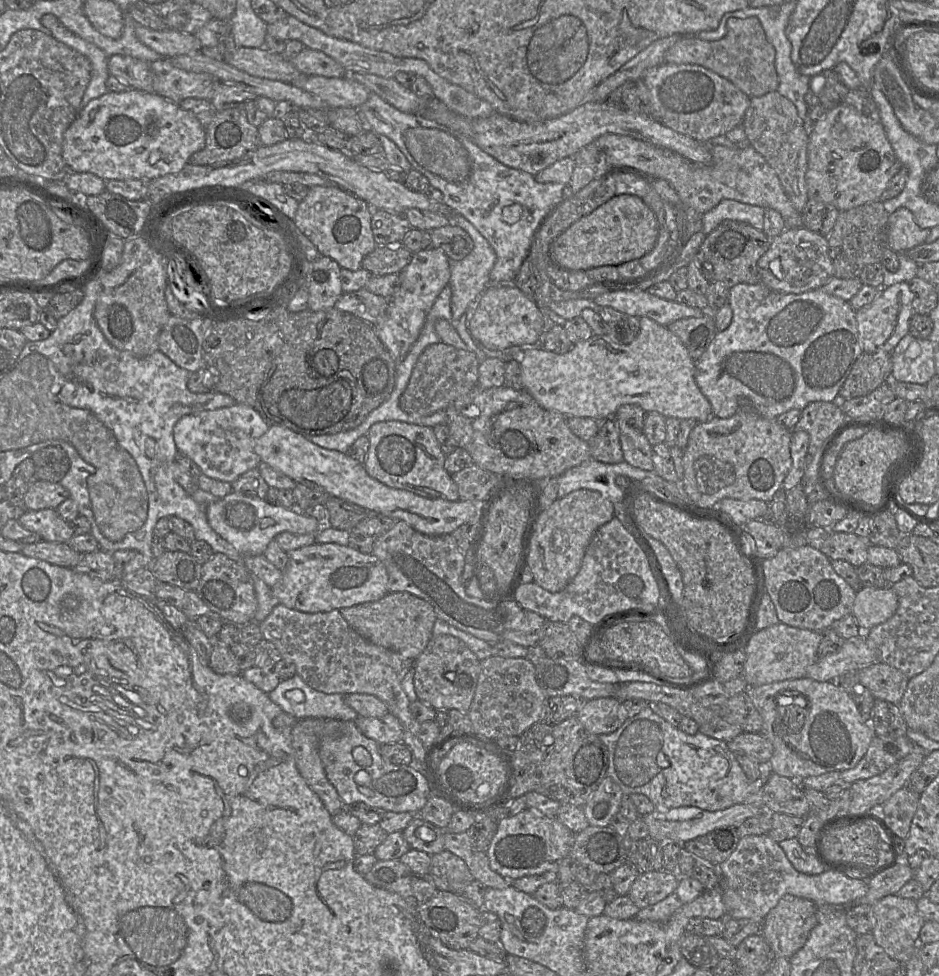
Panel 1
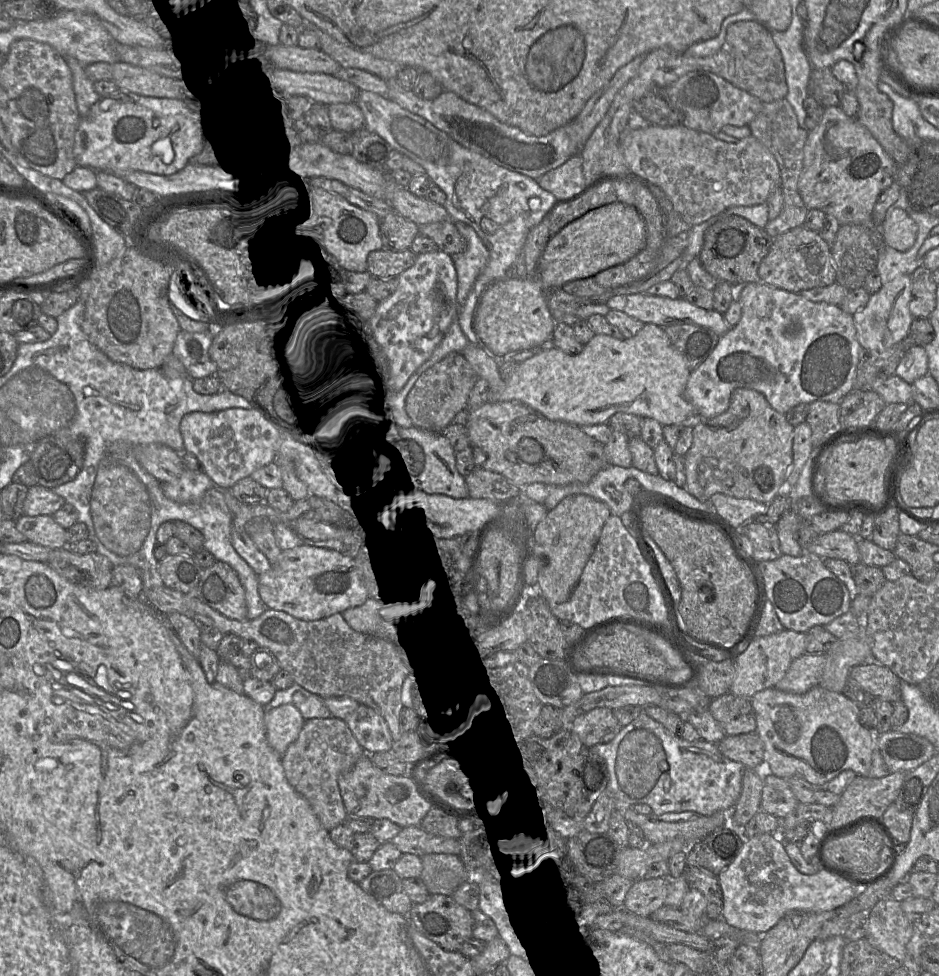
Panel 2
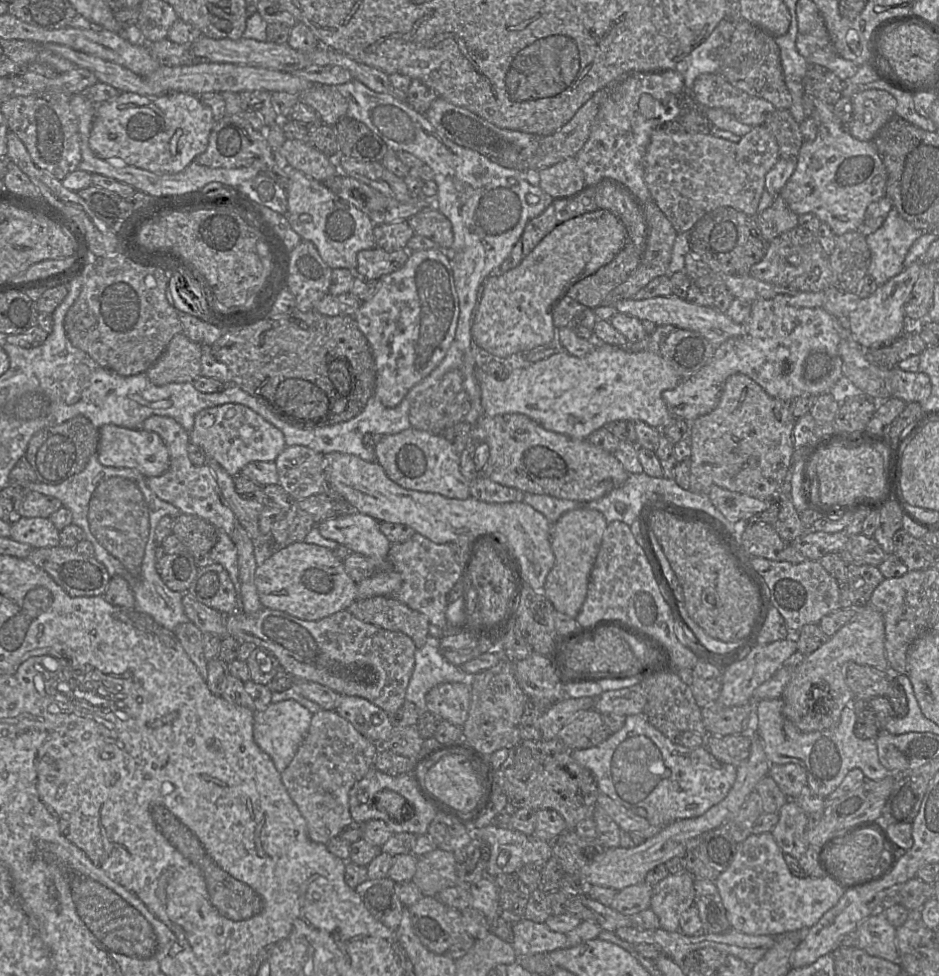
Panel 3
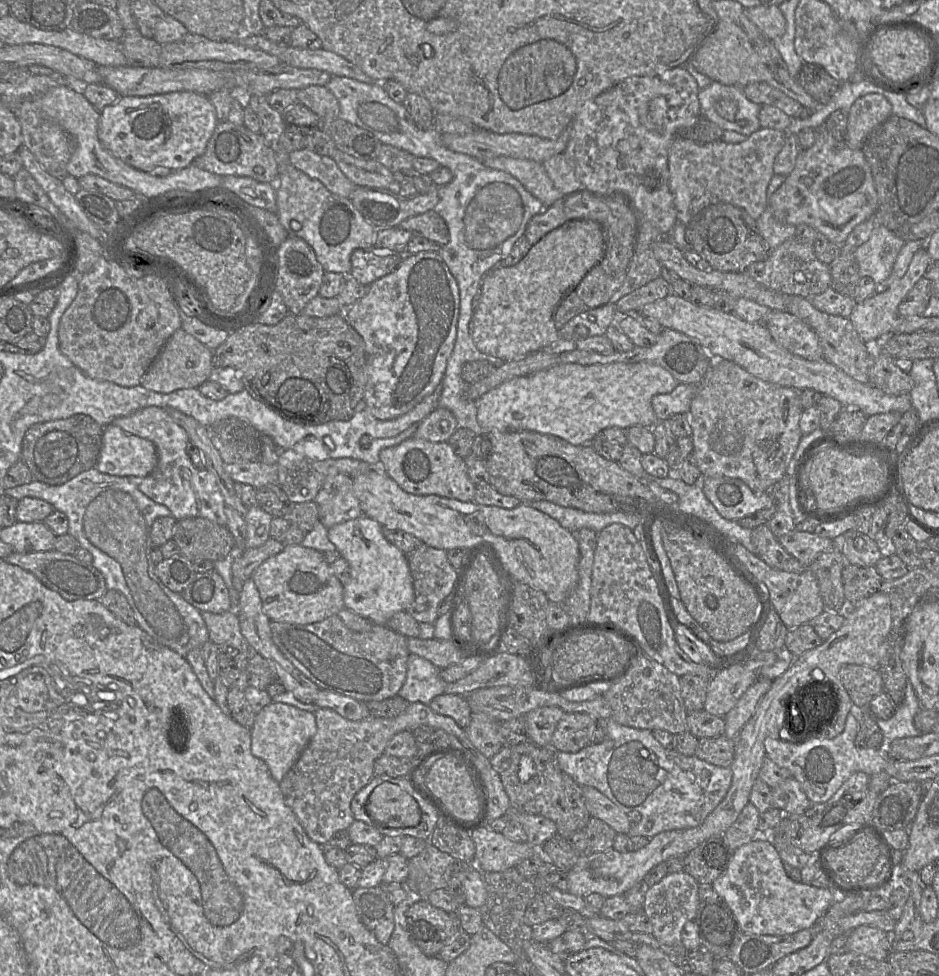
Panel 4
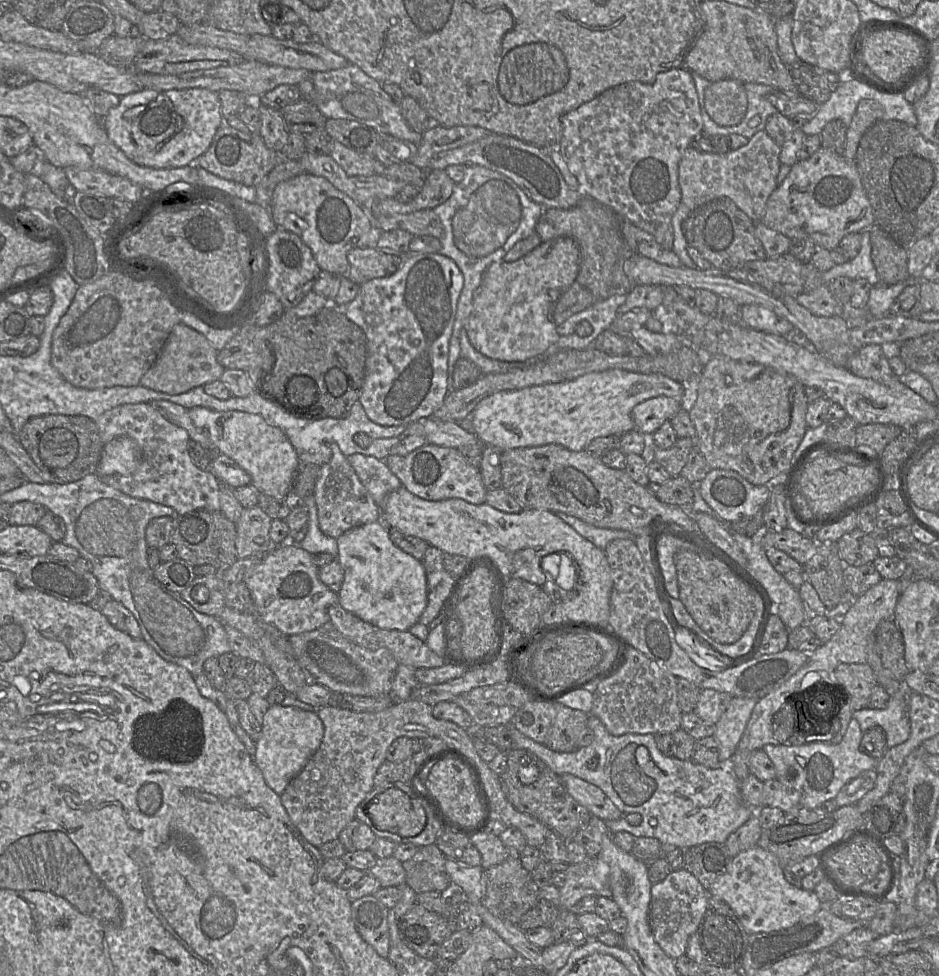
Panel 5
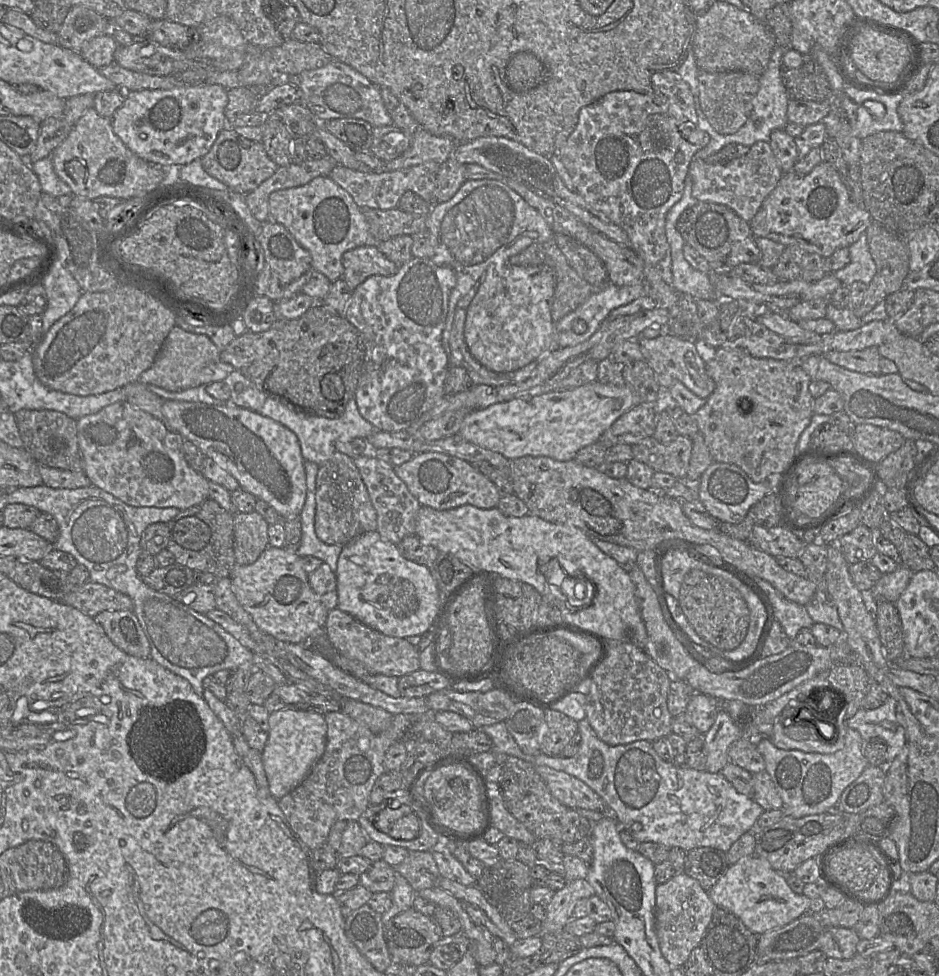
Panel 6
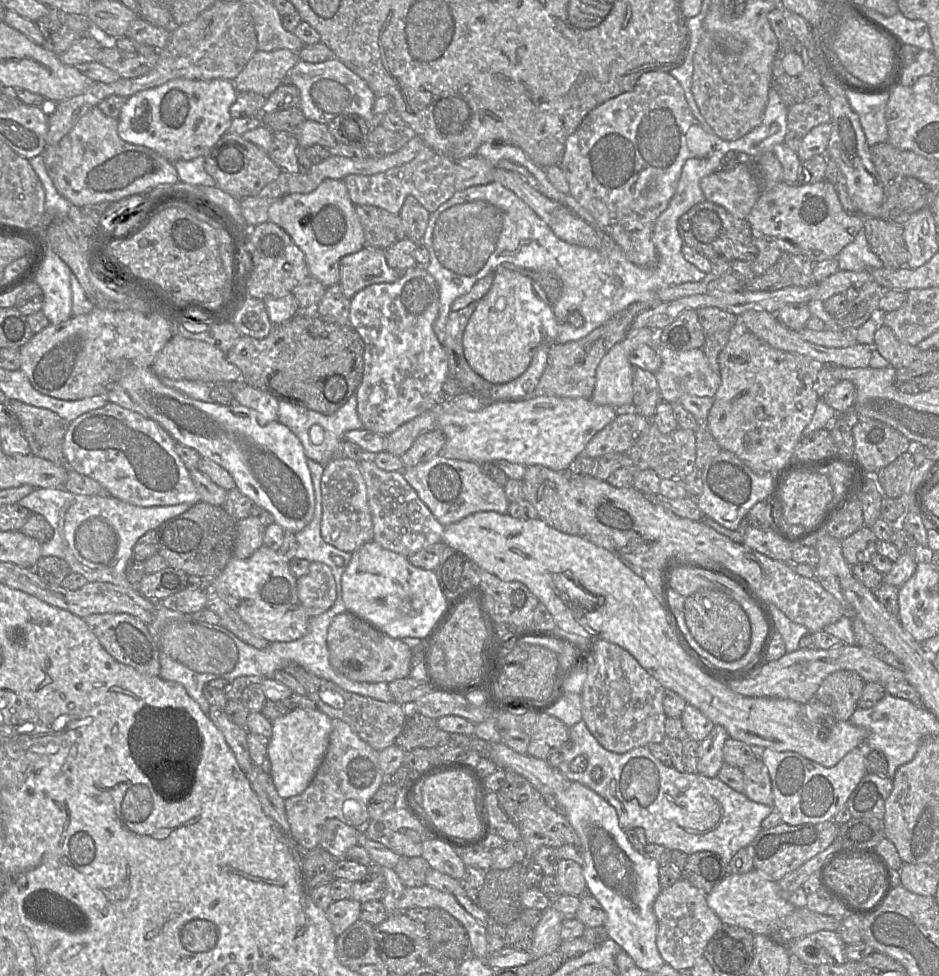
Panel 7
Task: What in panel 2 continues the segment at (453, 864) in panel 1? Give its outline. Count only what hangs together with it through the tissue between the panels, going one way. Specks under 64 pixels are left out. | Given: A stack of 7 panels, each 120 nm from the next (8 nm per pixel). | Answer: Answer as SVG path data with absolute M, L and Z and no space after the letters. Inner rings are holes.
M426 853L422 857L420 879L432 895L451 896L453 892L468 880L460 855L445 853Z

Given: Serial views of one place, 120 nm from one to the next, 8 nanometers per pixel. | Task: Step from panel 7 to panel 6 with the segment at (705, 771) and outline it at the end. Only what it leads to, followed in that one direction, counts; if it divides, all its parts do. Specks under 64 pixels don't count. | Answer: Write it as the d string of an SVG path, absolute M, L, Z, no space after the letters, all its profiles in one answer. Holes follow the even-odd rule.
M720 710L710 730L704 734L707 747L706 771L719 773L729 763L729 748L744 736L743 729L725 711Z

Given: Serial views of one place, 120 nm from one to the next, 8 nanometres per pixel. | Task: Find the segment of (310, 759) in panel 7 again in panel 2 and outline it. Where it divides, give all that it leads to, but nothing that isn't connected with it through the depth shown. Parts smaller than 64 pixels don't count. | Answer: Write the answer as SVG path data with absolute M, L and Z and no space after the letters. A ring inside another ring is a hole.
M283 704L267 708L264 722L269 745L282 756L298 738L305 719L294 704Z

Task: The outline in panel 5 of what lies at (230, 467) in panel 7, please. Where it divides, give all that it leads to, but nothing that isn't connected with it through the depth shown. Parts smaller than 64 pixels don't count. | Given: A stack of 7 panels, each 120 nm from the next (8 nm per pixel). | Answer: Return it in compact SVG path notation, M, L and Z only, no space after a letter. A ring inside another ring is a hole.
M204 407L188 410L193 424L216 447L216 453L235 461L251 476L251 484L260 493L277 500L291 495L292 485L300 466L297 453L287 435L278 427L269 425L262 416L241 411L217 412Z

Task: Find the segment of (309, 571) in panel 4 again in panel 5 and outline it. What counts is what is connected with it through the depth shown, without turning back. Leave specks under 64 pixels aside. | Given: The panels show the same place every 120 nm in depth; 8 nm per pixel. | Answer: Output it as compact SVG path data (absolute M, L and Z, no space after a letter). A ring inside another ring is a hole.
M285 543L268 552L262 562L254 569L247 581L247 586L255 606L255 614L263 622L275 626L284 636L315 630L328 621L328 609L338 604L338 594L323 584L318 576L319 568L310 554L298 544Z

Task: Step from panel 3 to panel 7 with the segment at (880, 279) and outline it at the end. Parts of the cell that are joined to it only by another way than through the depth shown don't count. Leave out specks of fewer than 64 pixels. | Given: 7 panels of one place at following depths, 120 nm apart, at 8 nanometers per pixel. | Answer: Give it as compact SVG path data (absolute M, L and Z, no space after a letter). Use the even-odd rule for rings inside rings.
M864 228L857 234L854 241L838 254L837 259L838 268L841 271L862 272L883 268L882 261L870 248Z

